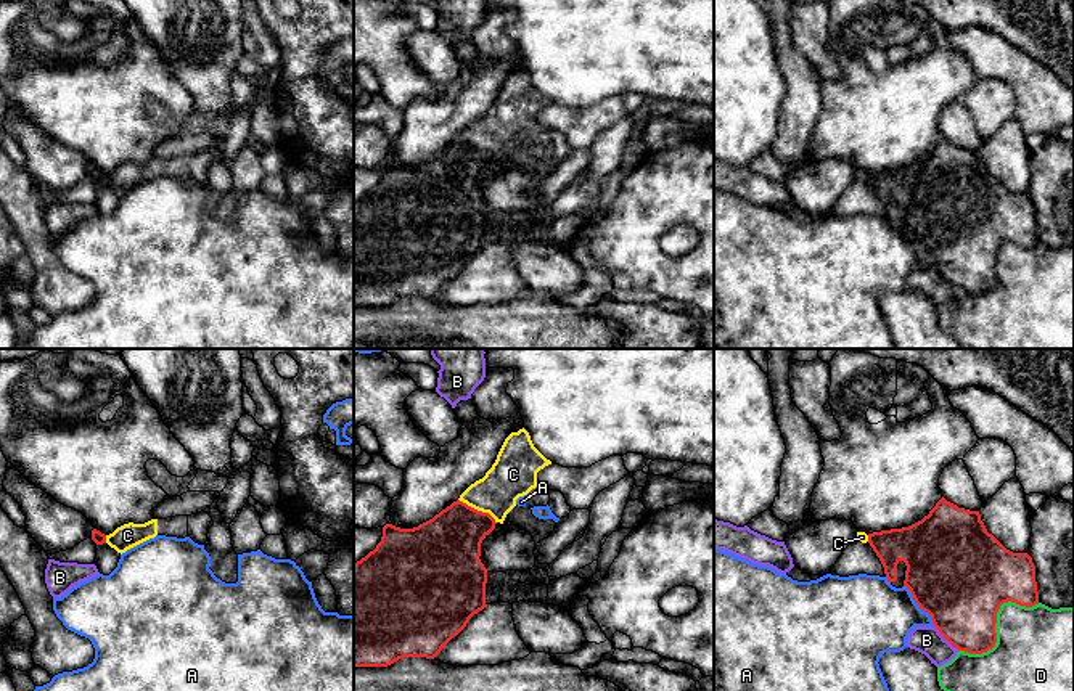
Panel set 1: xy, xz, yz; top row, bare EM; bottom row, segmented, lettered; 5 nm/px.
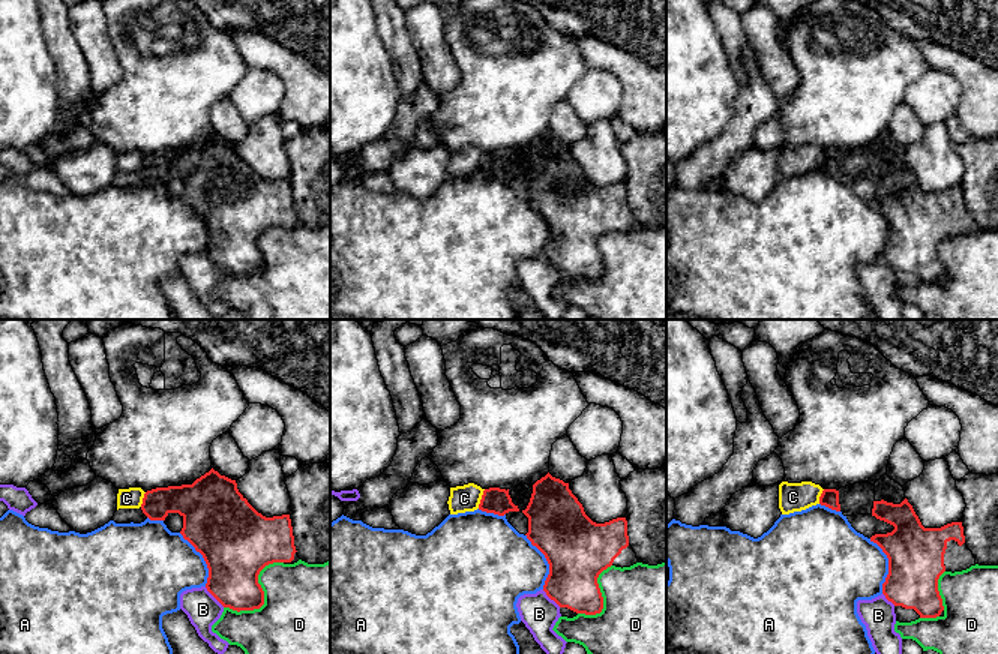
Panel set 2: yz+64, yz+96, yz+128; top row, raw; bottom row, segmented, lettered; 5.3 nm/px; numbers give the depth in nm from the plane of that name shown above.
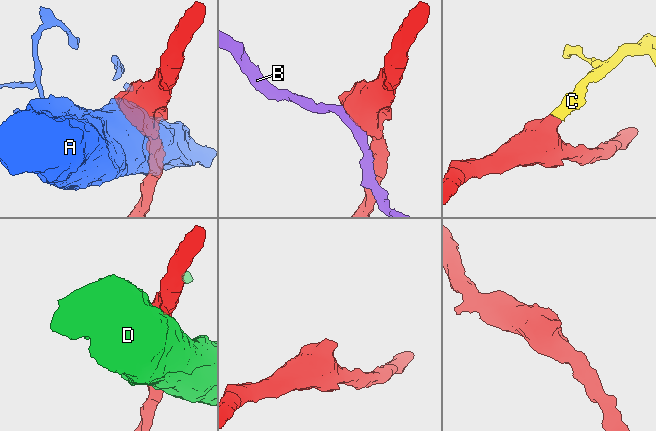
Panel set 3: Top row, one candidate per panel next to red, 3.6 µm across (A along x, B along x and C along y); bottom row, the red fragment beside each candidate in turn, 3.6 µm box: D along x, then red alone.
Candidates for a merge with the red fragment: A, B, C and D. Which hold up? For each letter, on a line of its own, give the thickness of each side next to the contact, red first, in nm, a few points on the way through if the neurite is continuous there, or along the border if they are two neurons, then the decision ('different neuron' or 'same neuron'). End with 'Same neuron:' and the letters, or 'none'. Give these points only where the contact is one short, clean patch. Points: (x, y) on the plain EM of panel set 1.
A: calibres 500 and 380 nm; different neuron
B: calibres 400 and 140 nm; different neuron
C: calibres 340 and 220 nm; border xz (459, 139), (486, 151), (496, 163); different neuron
D: calibres 440 and 420 nm; different neuron
Same neuron: none

